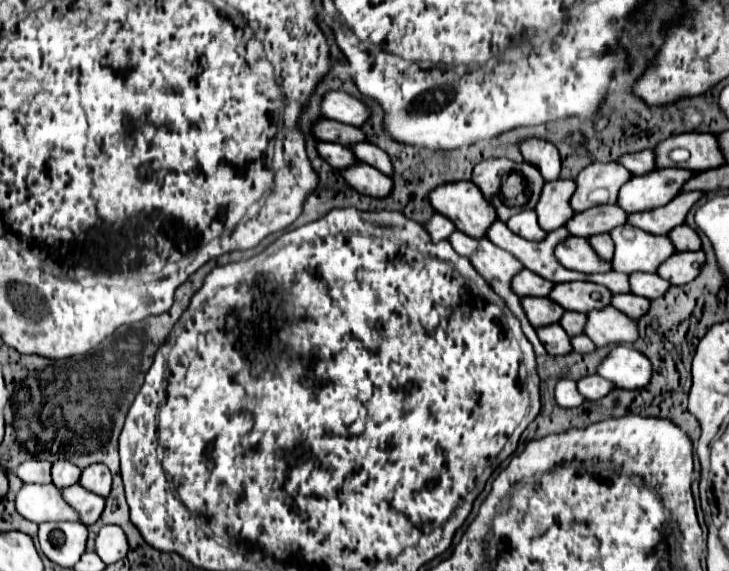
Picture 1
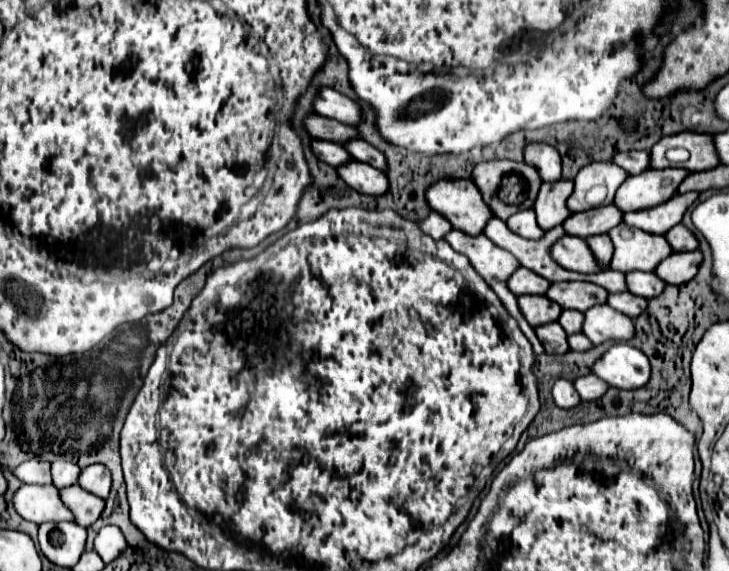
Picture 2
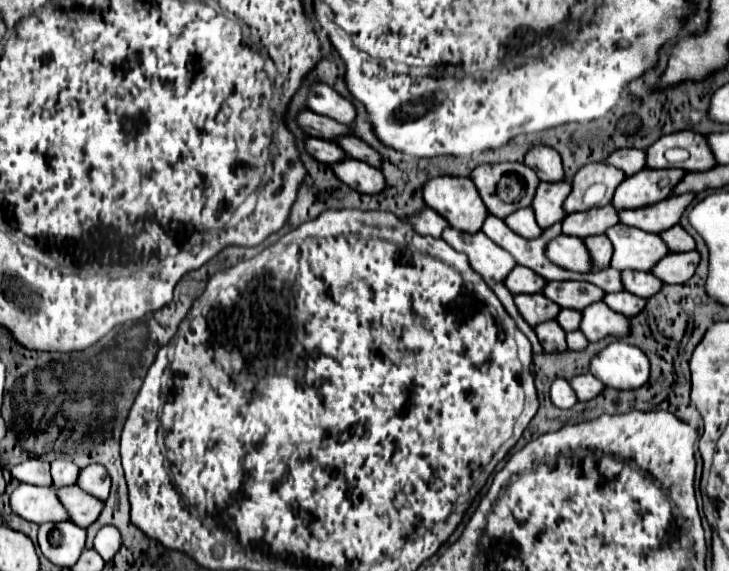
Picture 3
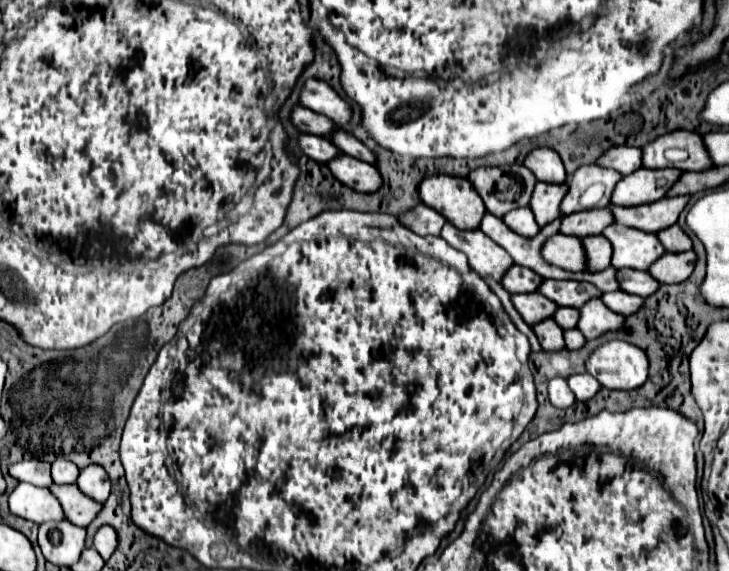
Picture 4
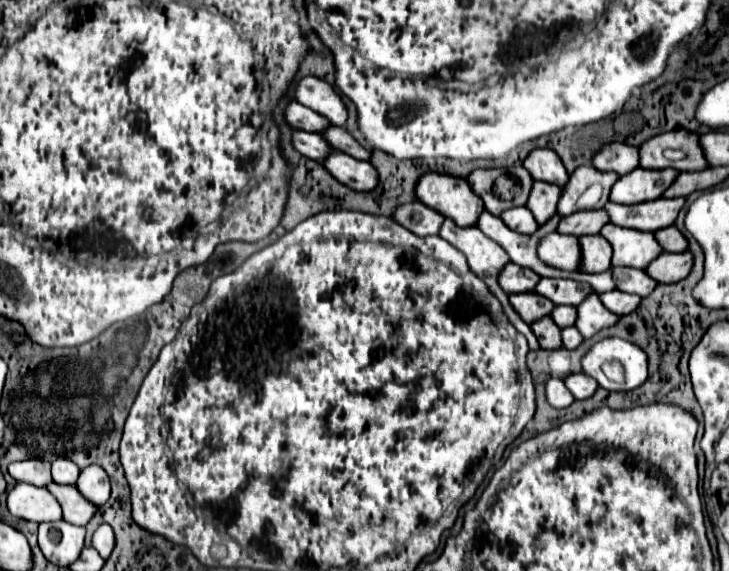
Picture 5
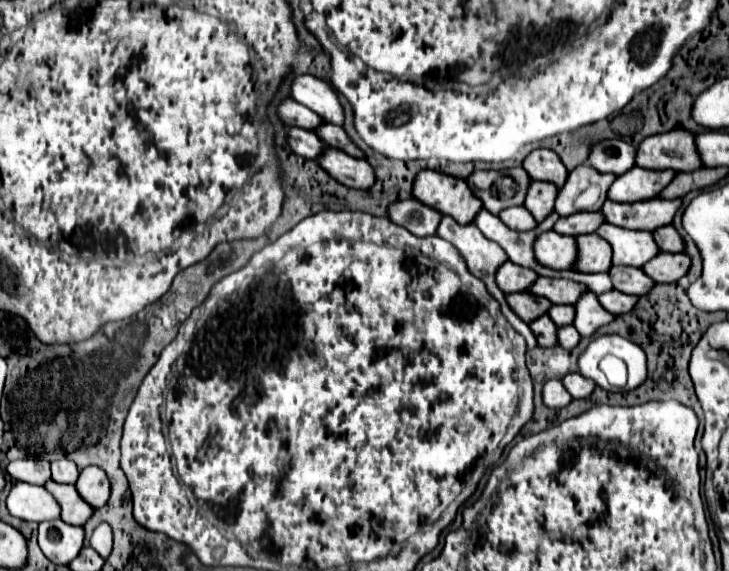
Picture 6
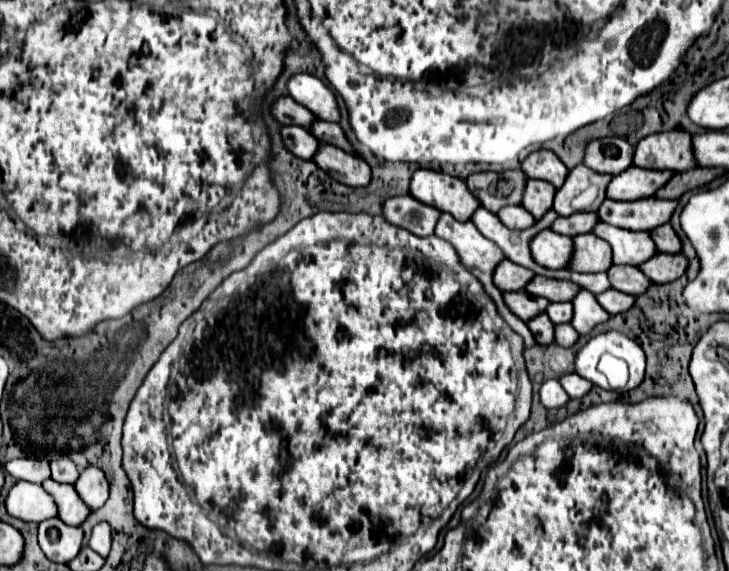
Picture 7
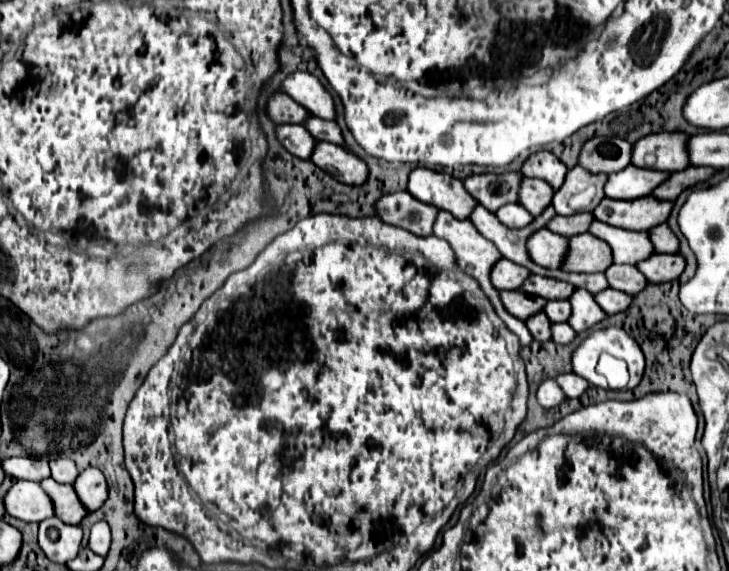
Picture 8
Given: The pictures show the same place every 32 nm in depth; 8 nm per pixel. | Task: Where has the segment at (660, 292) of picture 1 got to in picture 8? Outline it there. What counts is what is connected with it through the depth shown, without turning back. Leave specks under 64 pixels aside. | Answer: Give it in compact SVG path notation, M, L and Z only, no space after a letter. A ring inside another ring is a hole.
M612 264L606 270L606 278L608 278L610 288L632 294L632 296L636 296L636 292L642 292L644 284L648 284L648 280L642 276L642 272L636 266Z

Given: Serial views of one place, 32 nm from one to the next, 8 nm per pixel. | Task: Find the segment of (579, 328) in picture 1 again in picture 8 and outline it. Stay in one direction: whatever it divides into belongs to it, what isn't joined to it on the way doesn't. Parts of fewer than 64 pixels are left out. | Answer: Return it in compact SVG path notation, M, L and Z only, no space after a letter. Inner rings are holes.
M550 300L544 312L552 322L568 322L568 316L572 314L572 306L568 304L568 300Z

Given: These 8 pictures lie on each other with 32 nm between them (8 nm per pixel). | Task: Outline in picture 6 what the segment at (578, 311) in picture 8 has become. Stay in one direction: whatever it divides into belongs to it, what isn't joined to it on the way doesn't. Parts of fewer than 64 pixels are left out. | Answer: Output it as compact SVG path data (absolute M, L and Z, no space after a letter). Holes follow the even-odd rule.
M586 292L578 302L576 302L576 320L574 326L580 332L580 336L592 336L600 326L610 324L616 316L606 312L602 304L598 302L596 294Z

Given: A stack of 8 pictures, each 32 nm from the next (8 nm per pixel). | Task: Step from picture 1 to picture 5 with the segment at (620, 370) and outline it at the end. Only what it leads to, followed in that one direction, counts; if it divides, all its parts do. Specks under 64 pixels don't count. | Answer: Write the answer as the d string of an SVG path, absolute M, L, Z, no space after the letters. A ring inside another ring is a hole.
M606 338L592 346L592 350L582 360L584 374L596 378L596 382L606 390L634 390L642 386L648 378L648 362L642 348L622 338ZM616 360L624 368L624 382L610 382L602 372L602 364Z

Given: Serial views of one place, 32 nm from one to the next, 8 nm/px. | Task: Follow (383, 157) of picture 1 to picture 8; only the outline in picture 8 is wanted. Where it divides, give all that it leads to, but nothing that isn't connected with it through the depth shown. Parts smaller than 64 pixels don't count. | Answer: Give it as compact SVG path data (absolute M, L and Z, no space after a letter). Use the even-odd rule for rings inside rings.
M310 116L304 126L306 126L306 130L308 130L318 142L334 142L334 144L346 148L344 138L342 138L342 132L340 132L340 128L338 128L336 122L328 122L328 120L322 120L322 118L318 118L318 116Z

